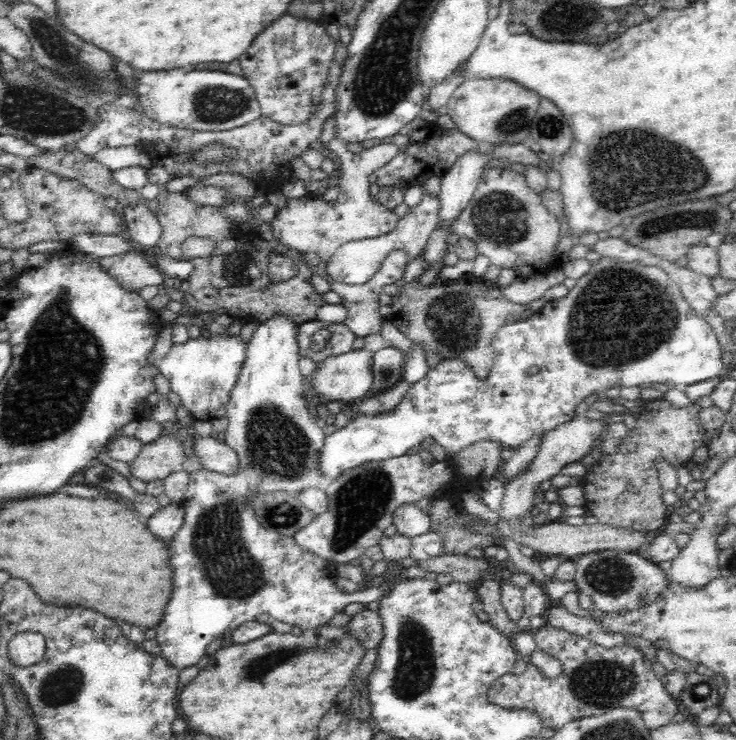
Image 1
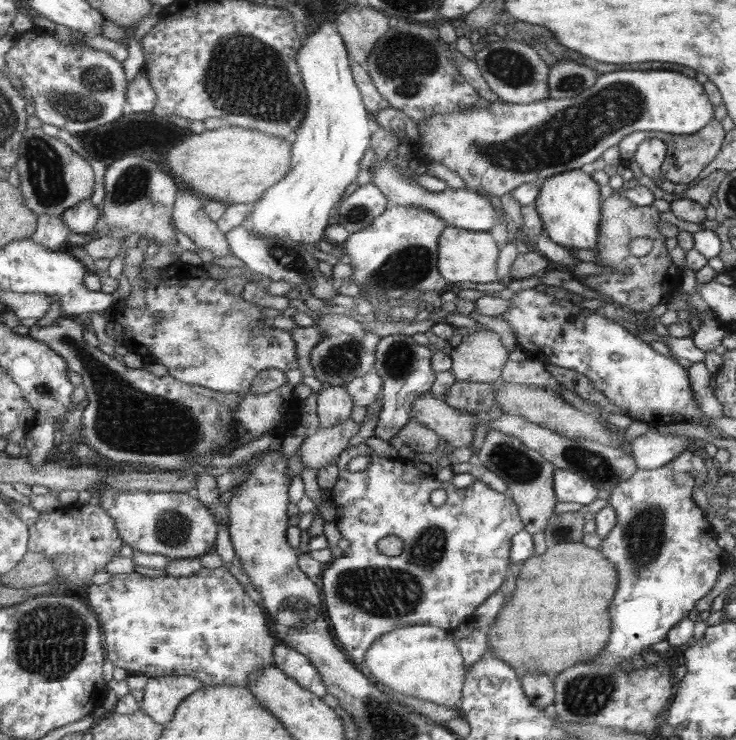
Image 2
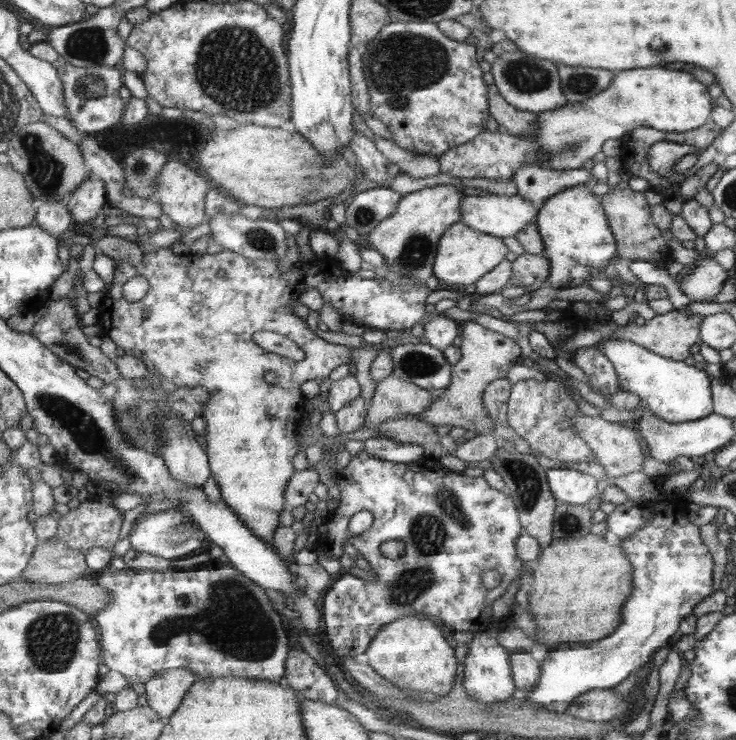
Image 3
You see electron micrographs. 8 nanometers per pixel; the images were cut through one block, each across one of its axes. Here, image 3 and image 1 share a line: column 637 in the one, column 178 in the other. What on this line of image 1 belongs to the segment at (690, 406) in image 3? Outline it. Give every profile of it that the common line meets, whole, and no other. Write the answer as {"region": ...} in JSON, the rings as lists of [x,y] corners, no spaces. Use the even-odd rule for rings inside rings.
{"region":[[[212,334],[212,338],[188,338],[174,344],[166,358],[158,364],[166,380],[170,380],[172,392],[182,398],[182,406],[198,422],[212,422],[216,418],[228,416],[228,404],[232,400],[232,390],[240,382],[240,372],[246,362],[248,344],[240,336]]]}

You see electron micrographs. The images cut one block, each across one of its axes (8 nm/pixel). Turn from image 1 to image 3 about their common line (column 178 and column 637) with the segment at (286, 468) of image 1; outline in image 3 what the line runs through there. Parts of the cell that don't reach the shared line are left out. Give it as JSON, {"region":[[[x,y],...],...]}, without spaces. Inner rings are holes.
{"region":[[[663,492],[663,496],[649,508],[653,516],[647,522],[647,528],[641,528],[639,532],[629,536],[629,540],[621,542],[621,546],[625,548],[625,554],[629,554],[629,562],[633,564],[633,582],[635,582],[635,592],[625,602],[625,608],[623,608],[623,624],[617,628],[617,632],[613,636],[609,636],[605,640],[587,642],[587,644],[571,642],[571,644],[559,646],[557,650],[551,650],[547,656],[541,656],[543,676],[541,676],[537,688],[531,692],[517,692],[515,694],[517,700],[529,700],[529,702],[549,708],[551,712],[567,714],[567,710],[573,706],[573,702],[577,702],[577,698],[581,694],[585,694],[589,690],[613,690],[623,680],[627,680],[631,674],[637,674],[641,668],[651,666],[655,652],[659,648],[673,644],[671,636],[679,630],[679,624],[685,620],[685,616],[691,612],[691,608],[697,602],[703,602],[707,594],[711,594],[713,560],[711,560],[711,554],[705,548],[703,540],[699,538],[699,528],[697,528],[697,524],[687,522],[687,518],[683,518],[683,516],[673,516],[673,512],[669,510],[673,506],[685,508],[685,504],[665,506],[665,498],[675,498],[675,496],[667,496]]]}

